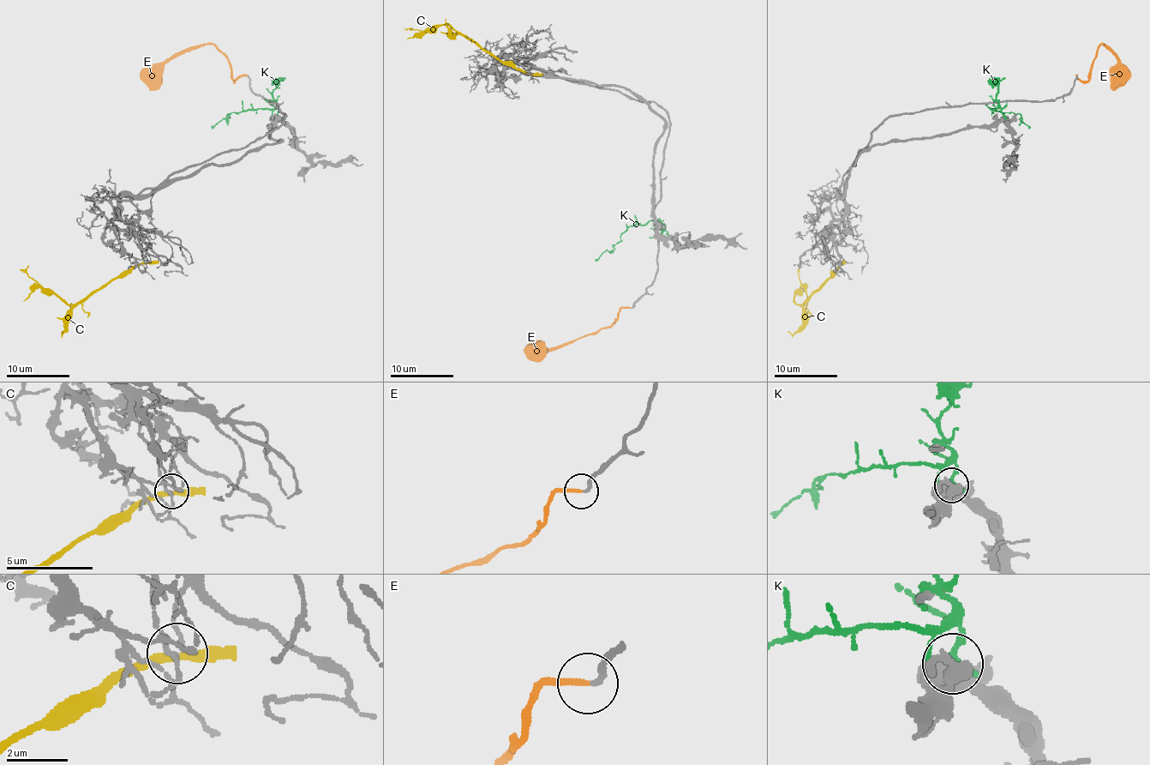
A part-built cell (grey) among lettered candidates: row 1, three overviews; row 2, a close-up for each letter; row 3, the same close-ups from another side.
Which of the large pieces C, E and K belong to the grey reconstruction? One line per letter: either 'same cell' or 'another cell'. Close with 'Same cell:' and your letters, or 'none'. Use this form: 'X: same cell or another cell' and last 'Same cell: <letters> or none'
C: another cell
E: same cell
K: another cell
Same cell: E

